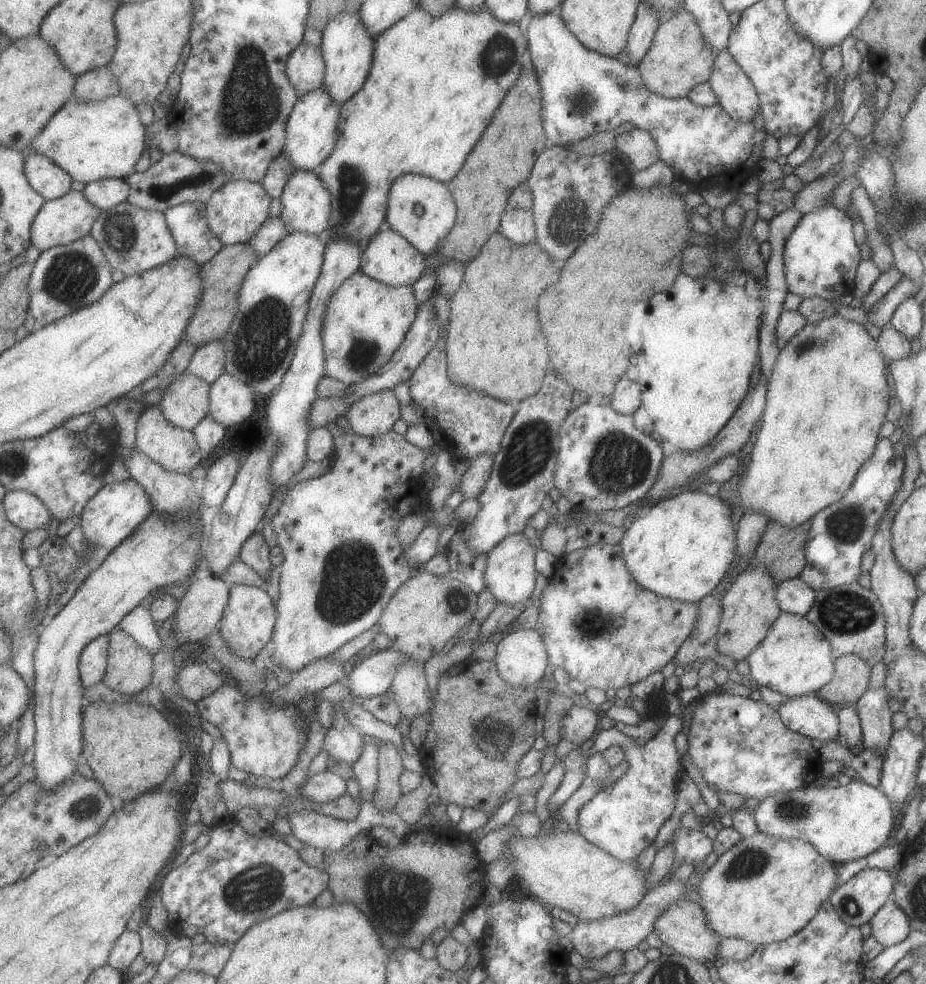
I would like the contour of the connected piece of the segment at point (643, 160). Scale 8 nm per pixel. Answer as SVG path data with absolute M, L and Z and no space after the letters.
M635 128L631 132L617 135L615 146L630 159L631 173L646 170L660 159L658 144L646 130Z

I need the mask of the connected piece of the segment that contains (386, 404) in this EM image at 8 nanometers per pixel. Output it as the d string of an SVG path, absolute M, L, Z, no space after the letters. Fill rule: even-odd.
M385 390L356 402L347 417L359 435L379 437L395 430L403 410L394 390Z

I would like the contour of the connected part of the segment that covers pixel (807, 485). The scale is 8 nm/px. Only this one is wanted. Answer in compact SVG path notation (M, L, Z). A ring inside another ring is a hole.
M838 313L832 314L832 316L828 316L828 318L824 318L824 320L816 322L816 324L807 322L806 326L789 340L786 348L782 348L778 355L776 368L770 375L770 382L767 384L767 403L761 416L762 427L760 432L758 432L756 443L753 444L754 449L751 463L747 469L748 474L738 481L736 504L742 508L743 512L758 510L758 512L766 514L770 520L784 524L786 528L796 528L796 526L806 522L806 520L811 520L823 508L838 502L846 494L862 464L874 454L880 428L885 422L890 398L887 365L888 363L884 356L880 354L877 340L868 333L866 327L861 323L844 319Z

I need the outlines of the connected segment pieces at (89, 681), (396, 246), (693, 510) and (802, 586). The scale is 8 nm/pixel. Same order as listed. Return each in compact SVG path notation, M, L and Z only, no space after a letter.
M108 633L106 636L94 640L84 651L81 671L86 687L104 683L106 674L110 670L111 642L112 633Z
M392 227L386 231L378 232L364 249L361 270L390 286L413 286L428 269L427 256L418 250L406 236L402 236L402 233Z
M701 490L660 501L624 530L620 548L630 573L642 588L662 598L699 603L722 582L734 562L736 531L731 514L728 501Z
M798 576L778 583L776 598L782 611L807 615L816 600L816 591Z

